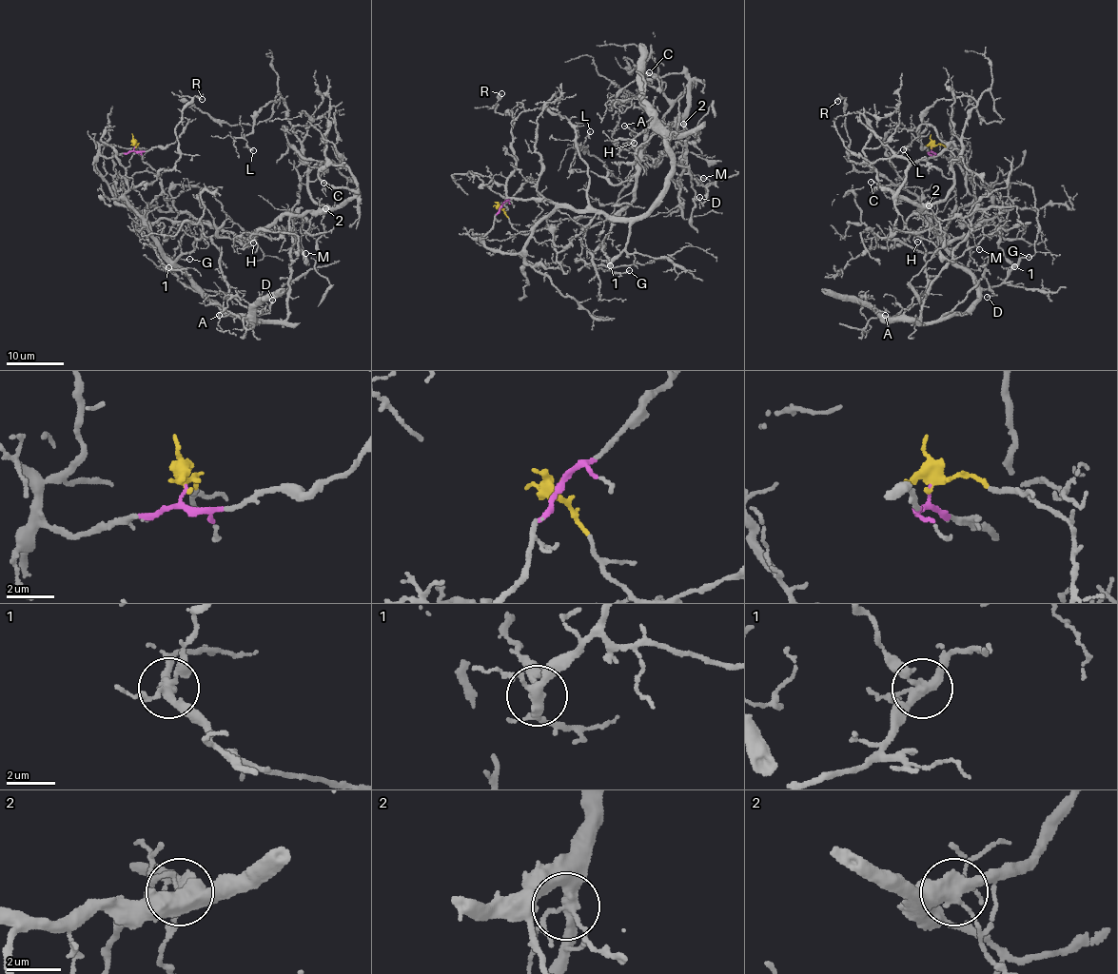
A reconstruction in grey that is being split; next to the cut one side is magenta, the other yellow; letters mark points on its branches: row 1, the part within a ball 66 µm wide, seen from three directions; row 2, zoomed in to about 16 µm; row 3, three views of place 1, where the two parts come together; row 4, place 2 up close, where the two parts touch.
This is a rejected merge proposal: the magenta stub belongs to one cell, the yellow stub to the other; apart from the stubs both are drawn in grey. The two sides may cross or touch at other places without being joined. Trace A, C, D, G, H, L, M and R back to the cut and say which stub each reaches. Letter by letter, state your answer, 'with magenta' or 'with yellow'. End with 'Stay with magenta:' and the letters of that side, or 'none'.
A: with magenta
C: with yellow
D: with magenta
G: with magenta
H: with yellow
L: with yellow
M: with yellow
R: with magenta
Stay with magenta: A, D, G, R

